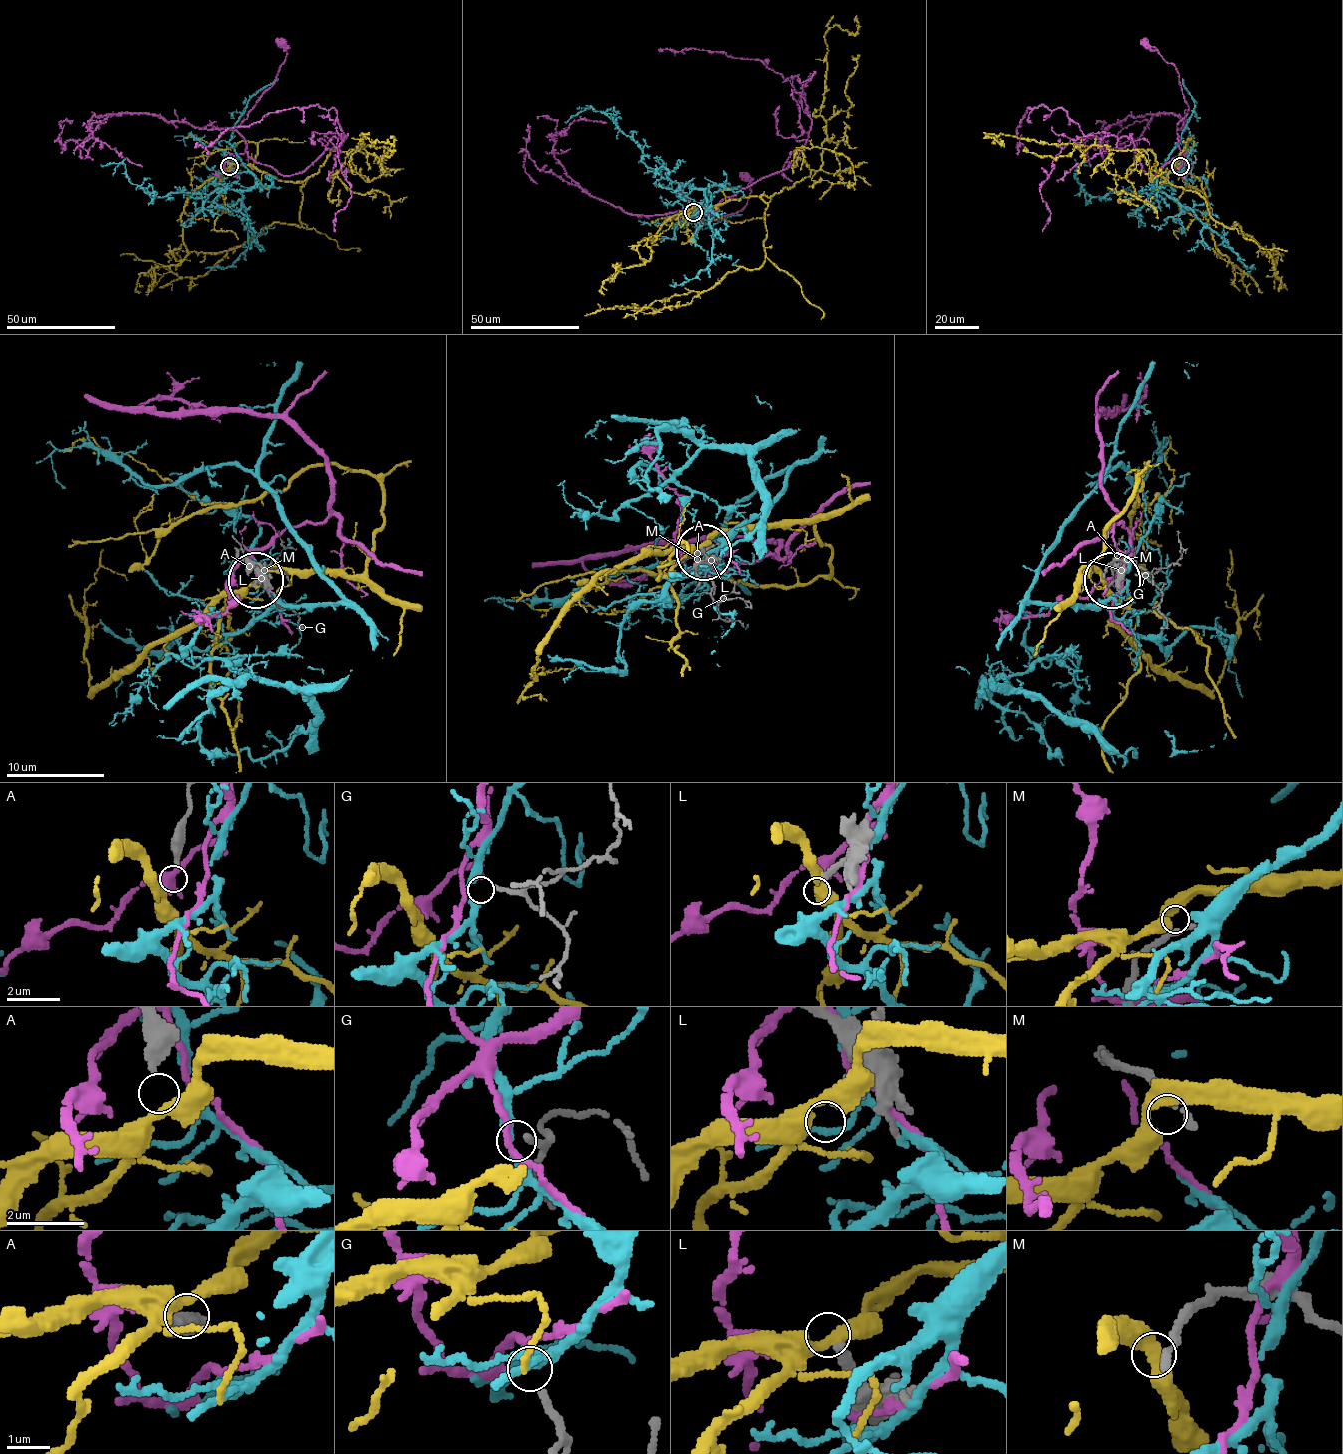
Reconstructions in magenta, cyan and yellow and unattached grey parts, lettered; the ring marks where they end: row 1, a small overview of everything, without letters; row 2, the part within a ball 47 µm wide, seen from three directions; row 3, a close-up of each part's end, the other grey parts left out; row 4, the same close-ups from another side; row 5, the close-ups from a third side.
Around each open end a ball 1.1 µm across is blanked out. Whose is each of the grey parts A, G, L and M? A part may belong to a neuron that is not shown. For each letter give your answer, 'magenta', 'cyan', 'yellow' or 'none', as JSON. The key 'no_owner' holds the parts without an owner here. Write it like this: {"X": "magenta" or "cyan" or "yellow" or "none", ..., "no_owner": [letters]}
{"A": "none", "G": "cyan", "L": "none", "M": "yellow", "no_owner": ["A", "L"]}

